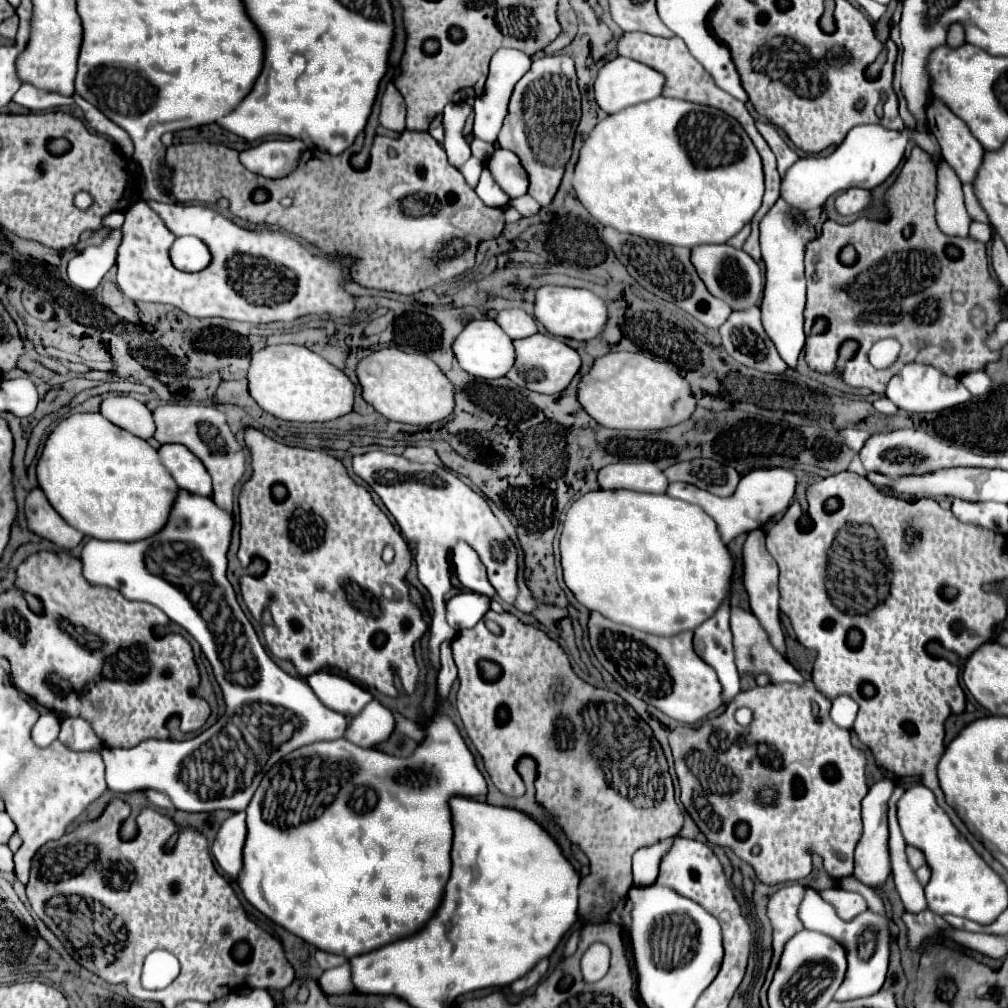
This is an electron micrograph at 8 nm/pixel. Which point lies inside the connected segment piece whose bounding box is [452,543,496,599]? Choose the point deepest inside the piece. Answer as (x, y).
(470, 572)

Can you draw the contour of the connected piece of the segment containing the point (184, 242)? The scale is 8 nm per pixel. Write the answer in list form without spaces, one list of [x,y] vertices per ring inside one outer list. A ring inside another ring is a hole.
[[[178,237],[172,245],[170,259],[176,269],[196,273],[210,265],[212,255],[208,251],[208,245],[198,237]]]

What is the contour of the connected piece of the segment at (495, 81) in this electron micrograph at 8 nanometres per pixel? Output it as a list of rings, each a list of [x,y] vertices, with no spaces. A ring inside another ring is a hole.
[[[498,49],[492,56],[489,64],[488,81],[486,81],[486,91],[482,97],[474,99],[474,135],[488,141],[488,143],[496,143],[498,133],[502,129],[502,121],[508,113],[508,101],[512,95],[512,89],[522,79],[522,75],[530,69],[532,59],[528,55],[524,55],[518,49]]]

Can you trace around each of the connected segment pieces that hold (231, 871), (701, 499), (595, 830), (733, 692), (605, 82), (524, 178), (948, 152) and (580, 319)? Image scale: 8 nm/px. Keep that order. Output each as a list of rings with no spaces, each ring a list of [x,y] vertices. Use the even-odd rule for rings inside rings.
[[[240,811],[224,821],[212,845],[212,853],[218,865],[234,879],[240,875],[242,869],[244,843],[246,843],[246,813]]]
[[[774,467],[774,469],[756,469],[756,471],[746,473],[740,479],[740,489],[736,489],[730,497],[716,497],[708,491],[692,487],[690,483],[670,483],[668,495],[674,499],[682,499],[682,501],[700,505],[718,523],[718,529],[720,529],[724,543],[730,543],[740,533],[750,533],[754,529],[760,529],[772,517],[782,515],[790,505],[794,489],[796,489],[794,473],[790,469]]]
[[[488,611],[484,619],[476,627],[460,631],[452,641],[460,679],[458,711],[464,729],[482,755],[492,783],[504,795],[522,795],[524,781],[516,771],[518,759],[532,757],[536,761],[536,799],[558,817],[568,839],[580,845],[590,859],[590,875],[580,883],[578,913],[580,917],[592,917],[602,923],[608,911],[606,903],[618,901],[632,887],[632,855],[640,847],[678,835],[684,825],[684,815],[674,801],[666,757],[658,745],[652,745],[642,765],[636,763],[626,769],[620,763],[622,757],[616,755],[616,777],[608,775],[608,781],[620,791],[628,791],[628,795],[614,789],[606,781],[600,759],[592,753],[590,733],[582,719],[586,705],[614,701],[614,695],[582,681],[570,667],[568,655],[558,641],[550,639],[538,627],[526,625],[510,613],[498,615]],[[484,619],[496,621],[502,633],[490,633]],[[646,789],[650,789],[650,803],[640,801],[646,799],[642,797]],[[656,791],[662,791],[658,793],[660,797],[656,797]]]
[[[724,603],[712,619],[694,631],[694,651],[716,669],[722,683],[722,701],[728,705],[740,693],[740,675],[734,665],[734,647],[730,633],[730,605]]]
[[[616,57],[600,69],[594,91],[596,91],[596,101],[602,111],[618,113],[618,111],[638,105],[642,101],[656,99],[662,93],[662,87],[664,87],[664,75],[660,71],[654,71],[652,67],[646,67],[628,57]]]
[[[496,147],[494,155],[488,159],[488,167],[492,167],[496,183],[500,183],[508,195],[522,197],[528,193],[528,173],[524,171],[516,153]]]
[[[932,101],[926,109],[928,131],[938,139],[944,161],[956,171],[962,183],[974,183],[986,149],[968,131],[968,125],[952,115],[940,101]]]
[[[546,285],[536,291],[536,319],[548,329],[548,333],[556,337],[568,337],[576,341],[590,341],[598,335],[602,335],[606,321],[608,321],[608,307],[602,297],[588,289],[576,289],[576,287],[554,287]]]

